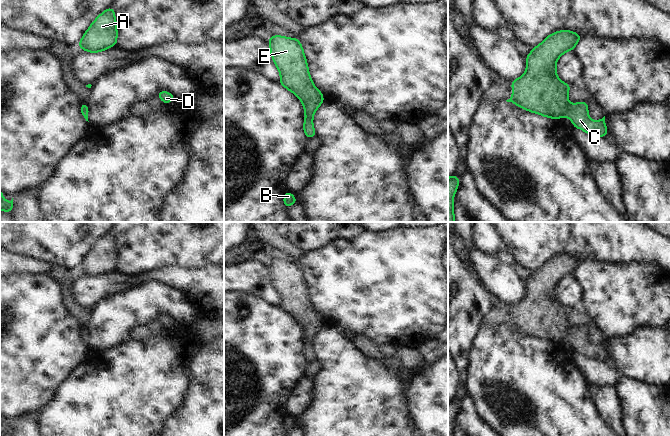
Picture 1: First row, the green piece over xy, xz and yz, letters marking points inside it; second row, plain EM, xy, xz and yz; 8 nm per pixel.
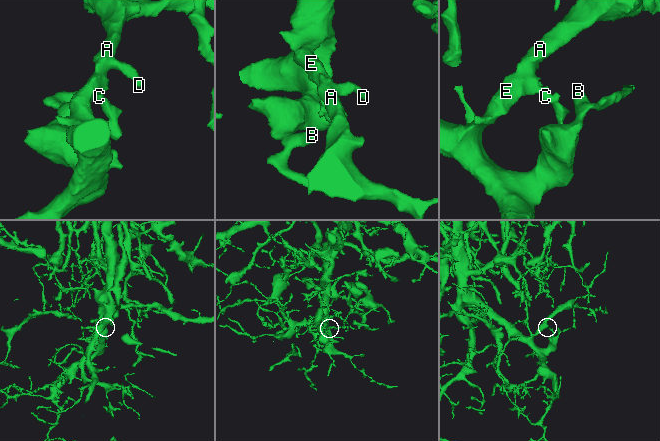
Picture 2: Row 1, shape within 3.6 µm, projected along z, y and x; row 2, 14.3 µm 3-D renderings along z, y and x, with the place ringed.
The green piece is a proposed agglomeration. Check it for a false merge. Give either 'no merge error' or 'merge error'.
no merge error

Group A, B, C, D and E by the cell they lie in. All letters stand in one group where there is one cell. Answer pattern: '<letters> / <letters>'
A B C D E

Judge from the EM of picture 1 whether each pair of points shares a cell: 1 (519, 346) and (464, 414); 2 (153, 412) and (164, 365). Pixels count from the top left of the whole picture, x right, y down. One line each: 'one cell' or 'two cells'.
1: two cells
2: one cell

